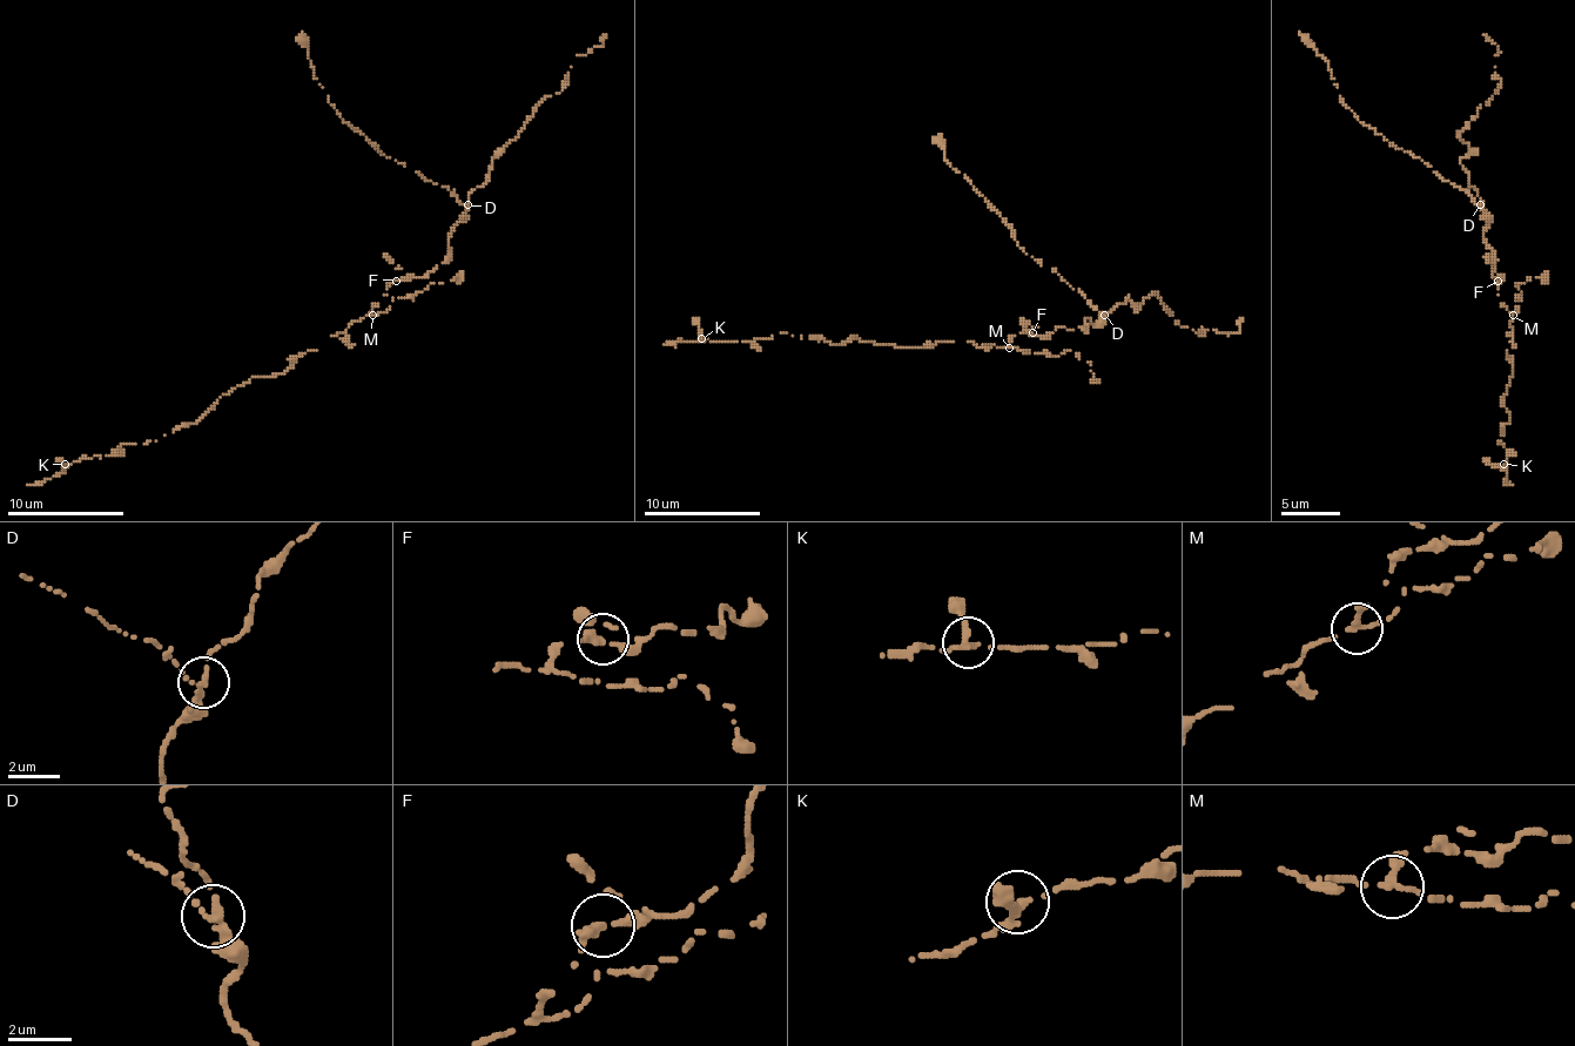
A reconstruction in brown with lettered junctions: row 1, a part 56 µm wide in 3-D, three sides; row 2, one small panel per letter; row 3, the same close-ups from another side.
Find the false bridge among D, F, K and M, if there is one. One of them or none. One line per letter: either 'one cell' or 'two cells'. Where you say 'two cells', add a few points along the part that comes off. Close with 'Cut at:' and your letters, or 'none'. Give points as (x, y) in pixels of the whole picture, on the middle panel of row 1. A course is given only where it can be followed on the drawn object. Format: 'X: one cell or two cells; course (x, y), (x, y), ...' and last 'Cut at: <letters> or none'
D: two cells; course (1105, 315), (1082, 292), (1023, 251), (1011, 228), (948, 163), (939, 134)
F: one cell
K: one cell
M: one cell
Cut at: D

